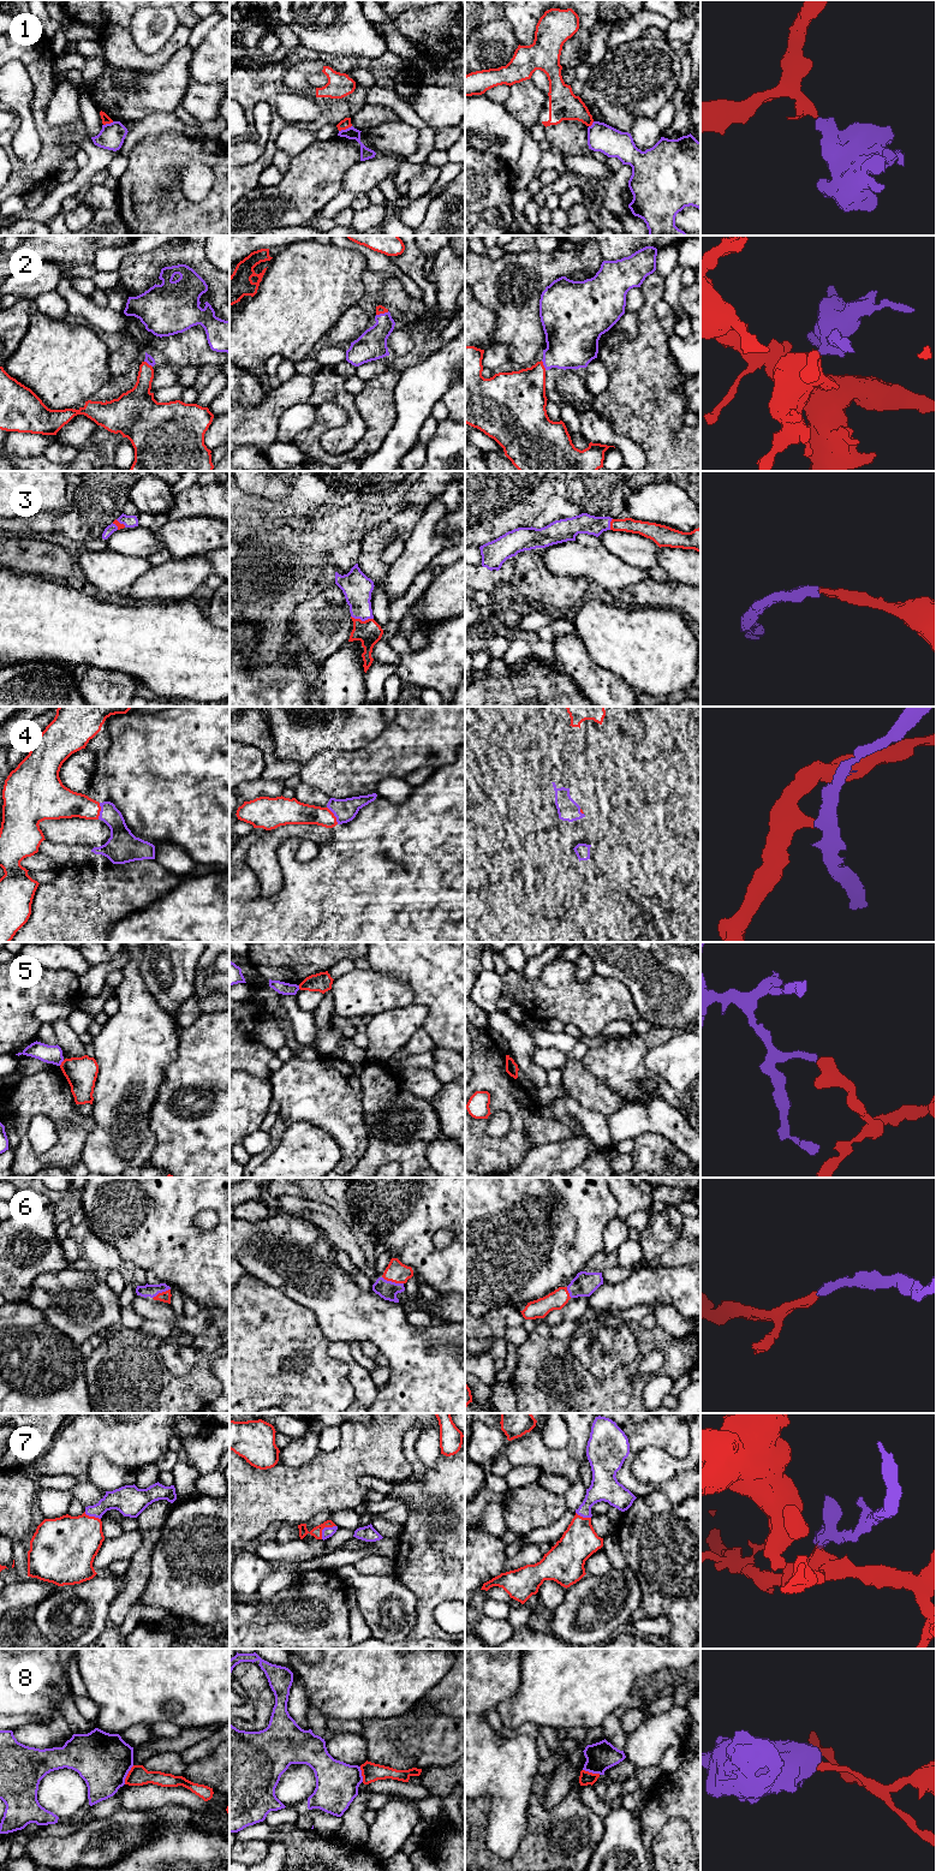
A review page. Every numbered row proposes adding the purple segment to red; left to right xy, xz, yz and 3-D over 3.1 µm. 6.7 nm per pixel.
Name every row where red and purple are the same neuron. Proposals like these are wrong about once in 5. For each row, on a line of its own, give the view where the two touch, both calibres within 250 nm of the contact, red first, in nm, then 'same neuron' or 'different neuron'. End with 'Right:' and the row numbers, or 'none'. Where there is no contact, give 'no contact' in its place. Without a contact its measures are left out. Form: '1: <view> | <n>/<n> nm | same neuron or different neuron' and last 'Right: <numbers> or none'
1: xz | 70/80 nm | different neuron
2: yz | 320/360 nm | same neuron
3: xz | 170/200 nm | same neuron
4: xz | 160/160 nm | same neuron
5: xy | 200/130 nm | different neuron
6: xz | 140/130 nm | same neuron
7: xz | 70/70 nm | same neuron
8: xy | 140/360 nm | different neuron
Right: 2, 3, 4, 6, 7

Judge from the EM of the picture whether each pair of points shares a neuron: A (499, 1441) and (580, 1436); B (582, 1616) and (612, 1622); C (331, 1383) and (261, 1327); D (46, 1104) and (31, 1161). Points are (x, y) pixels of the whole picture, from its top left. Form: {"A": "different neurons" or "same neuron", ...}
{"A": "different neurons", "B": "same neuron", "C": "same neuron", "D": "same neuron"}

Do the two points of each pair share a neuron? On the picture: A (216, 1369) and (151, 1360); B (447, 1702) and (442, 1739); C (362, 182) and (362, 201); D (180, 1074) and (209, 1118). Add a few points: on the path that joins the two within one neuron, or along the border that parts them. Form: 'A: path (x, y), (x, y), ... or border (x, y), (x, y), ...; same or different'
A: border (216, 1357), (210, 1365), (210, 1372), (216, 1380); different
B: border (419, 1703), (427, 1703), (452, 1717); different
C: border (365, 192), (357, 195); different
D: path (171, 1094), (167, 1110), (190, 1121); same

